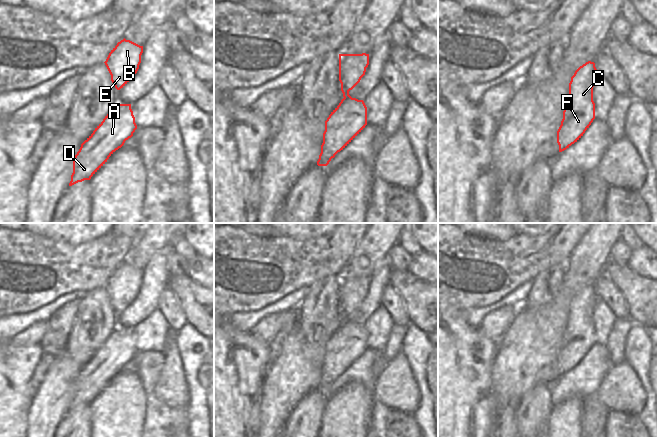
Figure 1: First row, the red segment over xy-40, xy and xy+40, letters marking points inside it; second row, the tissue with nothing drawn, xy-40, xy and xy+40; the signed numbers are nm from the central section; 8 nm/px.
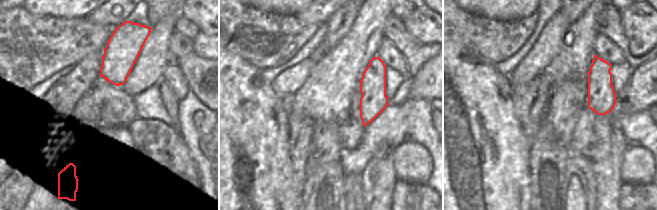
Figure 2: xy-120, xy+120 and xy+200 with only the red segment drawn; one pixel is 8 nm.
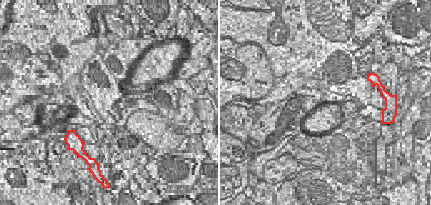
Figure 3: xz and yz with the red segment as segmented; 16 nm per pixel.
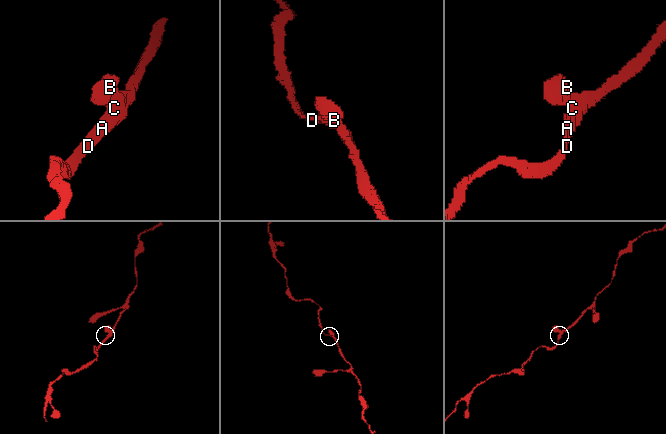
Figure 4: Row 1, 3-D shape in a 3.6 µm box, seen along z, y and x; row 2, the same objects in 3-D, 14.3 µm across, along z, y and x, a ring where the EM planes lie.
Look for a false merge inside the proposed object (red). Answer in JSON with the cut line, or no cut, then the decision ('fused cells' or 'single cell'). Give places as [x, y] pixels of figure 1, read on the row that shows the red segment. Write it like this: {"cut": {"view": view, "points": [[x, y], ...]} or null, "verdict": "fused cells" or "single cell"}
{"cut": {"view": "xy+40", "points": [[593, 62], [575, 77], [574, 84], [569, 88]]}, "verdict": "fused cells"}

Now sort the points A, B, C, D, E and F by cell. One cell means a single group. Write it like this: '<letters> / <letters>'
A C D F / B E

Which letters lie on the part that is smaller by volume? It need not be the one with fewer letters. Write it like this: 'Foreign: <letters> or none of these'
Foreign: B, E

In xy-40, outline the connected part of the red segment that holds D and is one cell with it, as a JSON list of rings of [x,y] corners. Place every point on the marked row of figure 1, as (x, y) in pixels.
[[[116,104],[93,133],[81,144],[73,159],[69,186],[91,177],[137,129],[131,104]]]

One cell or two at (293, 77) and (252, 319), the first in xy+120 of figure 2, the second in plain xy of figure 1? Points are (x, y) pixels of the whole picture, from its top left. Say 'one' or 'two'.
two

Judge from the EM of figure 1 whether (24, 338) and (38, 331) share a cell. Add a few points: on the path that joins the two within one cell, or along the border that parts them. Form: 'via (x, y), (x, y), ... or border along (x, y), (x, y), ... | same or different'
via (27, 338), (35, 333) | same

